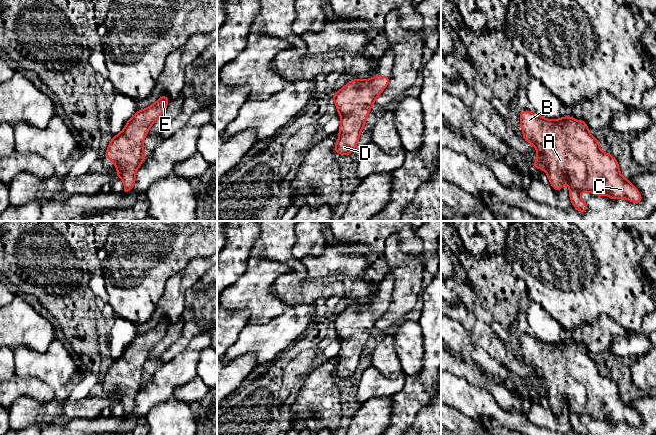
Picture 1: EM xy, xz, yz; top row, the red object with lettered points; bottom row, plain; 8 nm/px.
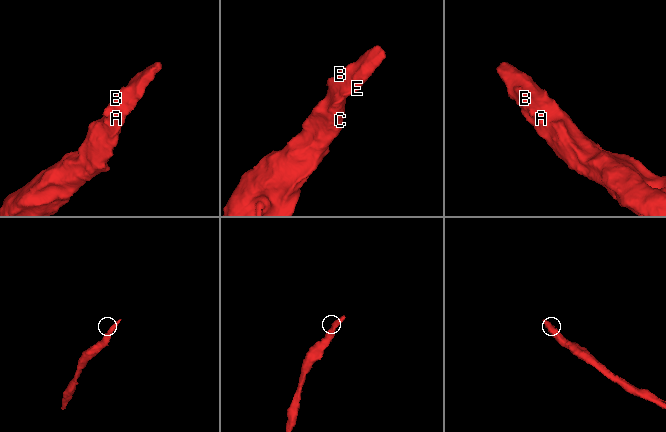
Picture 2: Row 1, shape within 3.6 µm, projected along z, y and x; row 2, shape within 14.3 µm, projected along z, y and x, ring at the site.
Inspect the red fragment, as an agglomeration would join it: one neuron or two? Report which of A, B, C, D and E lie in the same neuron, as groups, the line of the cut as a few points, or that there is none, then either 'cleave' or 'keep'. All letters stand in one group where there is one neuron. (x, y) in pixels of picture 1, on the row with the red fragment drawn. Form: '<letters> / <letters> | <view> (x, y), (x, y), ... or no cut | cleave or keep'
A B C D E | no cut | keep

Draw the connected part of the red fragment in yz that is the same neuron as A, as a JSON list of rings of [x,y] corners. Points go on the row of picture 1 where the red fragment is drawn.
[[[523,110],[519,117],[523,139],[532,143],[537,150],[537,158],[532,167],[546,172],[555,191],[567,183],[571,203],[580,213],[587,210],[586,202],[580,197],[582,192],[606,195],[613,200],[625,198],[633,203],[642,201],[637,188],[621,175],[617,160],[600,149],[599,141],[590,134],[584,120],[577,121],[572,116],[551,120],[528,110]]]

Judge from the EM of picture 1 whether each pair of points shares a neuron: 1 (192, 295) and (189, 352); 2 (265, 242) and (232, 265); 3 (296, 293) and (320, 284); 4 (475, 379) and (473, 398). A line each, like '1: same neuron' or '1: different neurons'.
1: different neurons
2: different neurons
3: same neuron
4: different neurons

